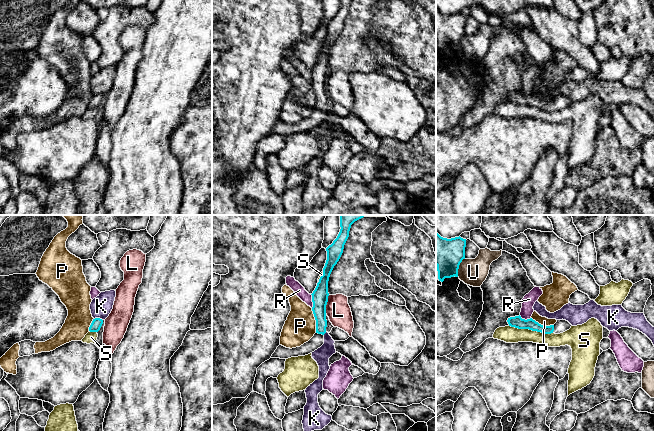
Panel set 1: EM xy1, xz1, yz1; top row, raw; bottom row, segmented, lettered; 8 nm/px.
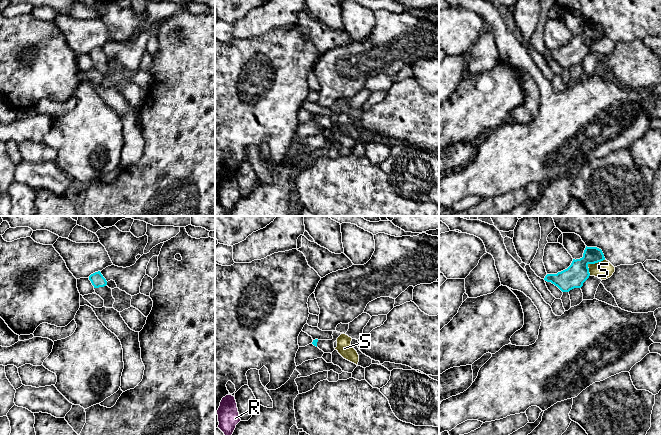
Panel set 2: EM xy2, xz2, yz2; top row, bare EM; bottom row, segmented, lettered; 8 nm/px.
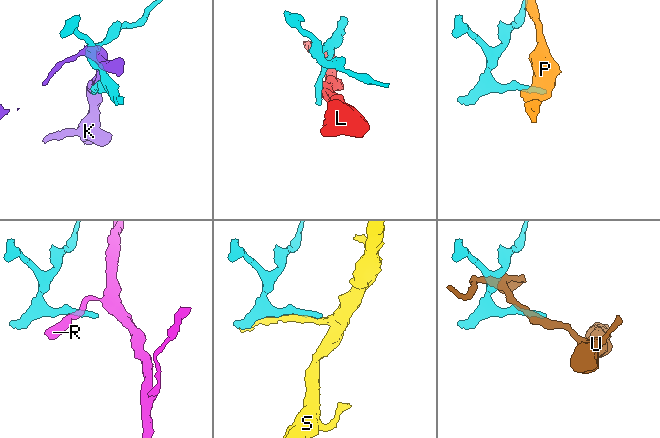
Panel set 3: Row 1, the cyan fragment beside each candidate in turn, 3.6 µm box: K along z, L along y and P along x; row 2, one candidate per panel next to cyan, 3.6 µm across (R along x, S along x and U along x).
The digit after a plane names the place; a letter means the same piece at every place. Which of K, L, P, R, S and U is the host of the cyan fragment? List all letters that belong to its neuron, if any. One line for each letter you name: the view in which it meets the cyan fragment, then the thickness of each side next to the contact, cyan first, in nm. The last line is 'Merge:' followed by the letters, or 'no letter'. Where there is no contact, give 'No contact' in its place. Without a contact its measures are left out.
Merge: no letter

